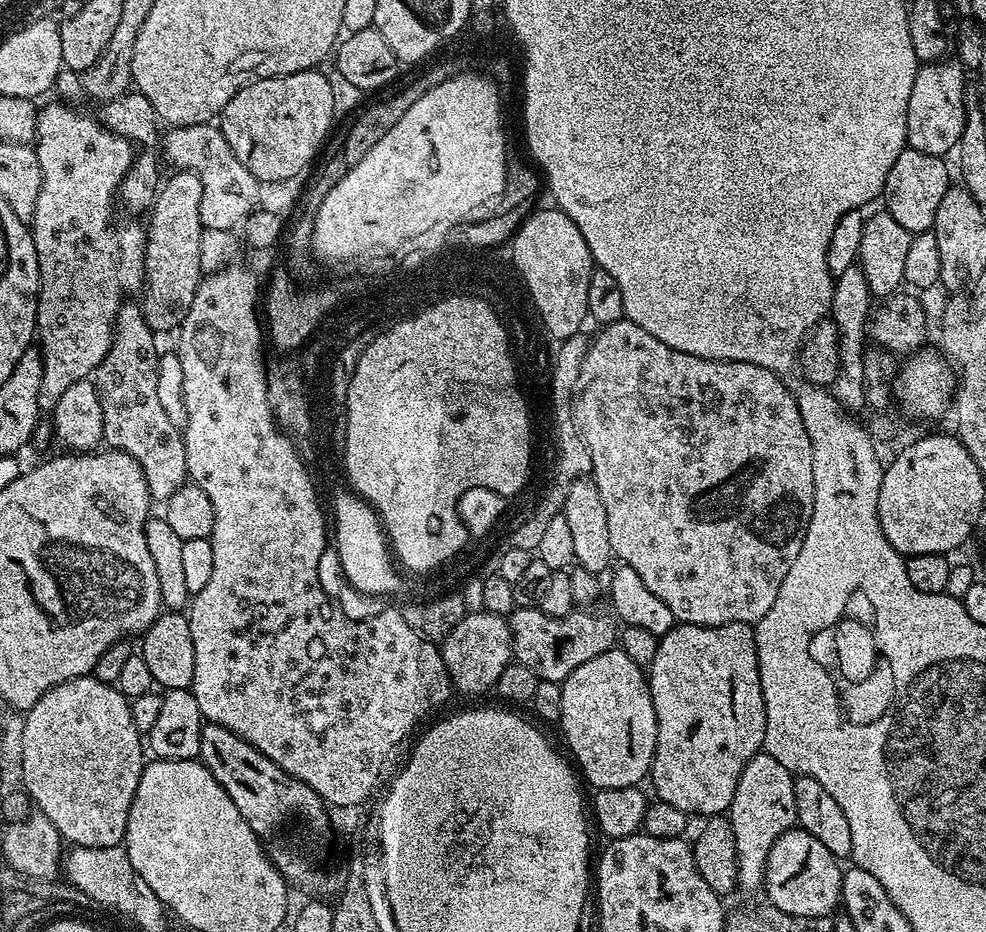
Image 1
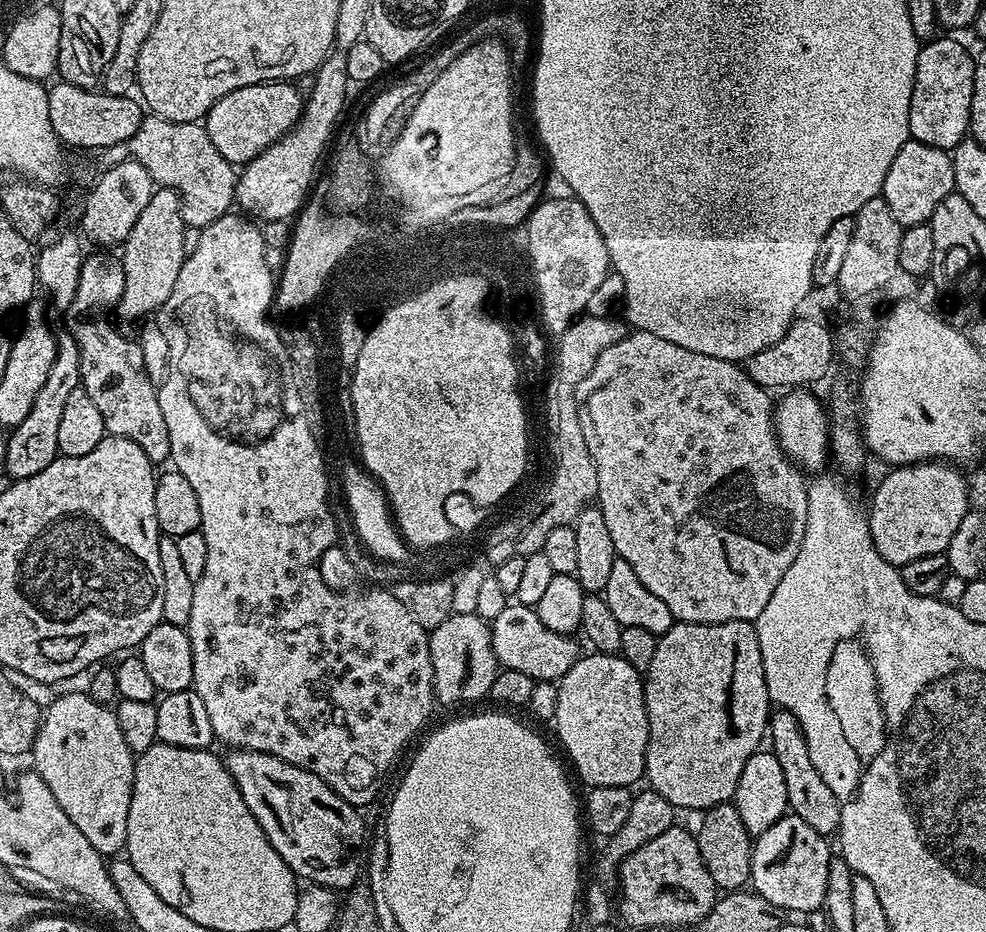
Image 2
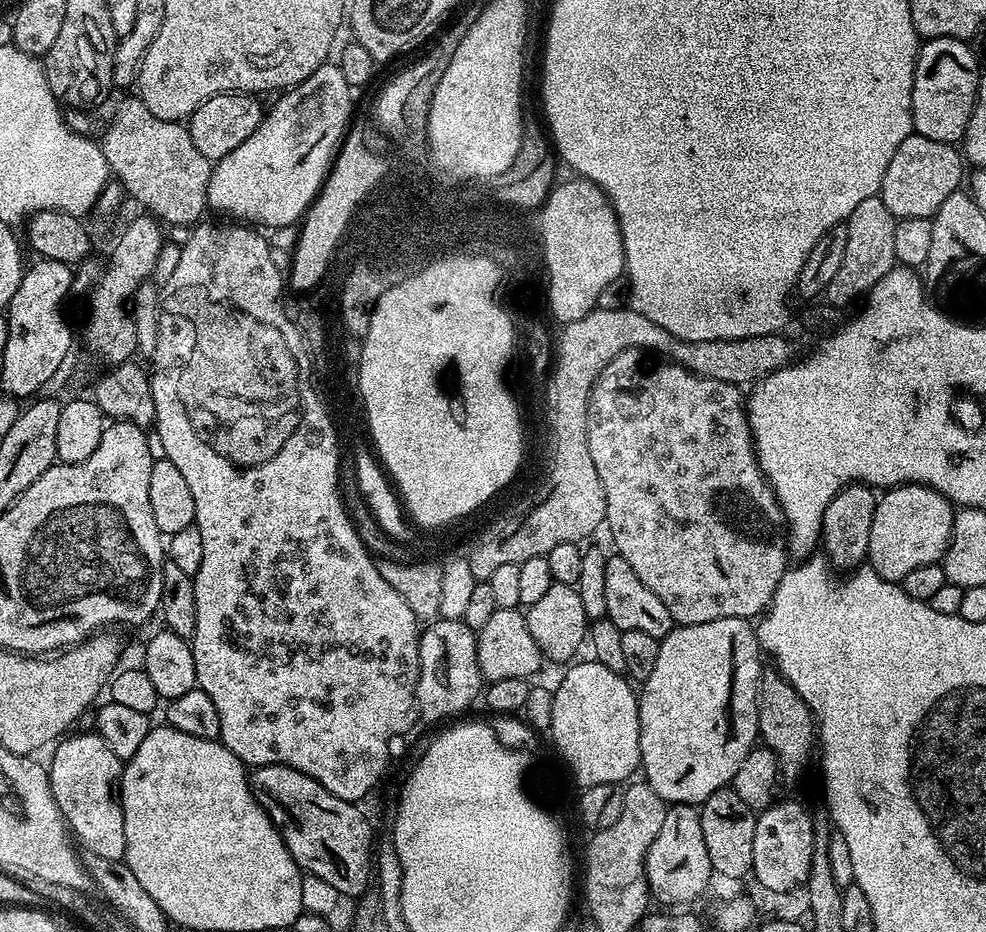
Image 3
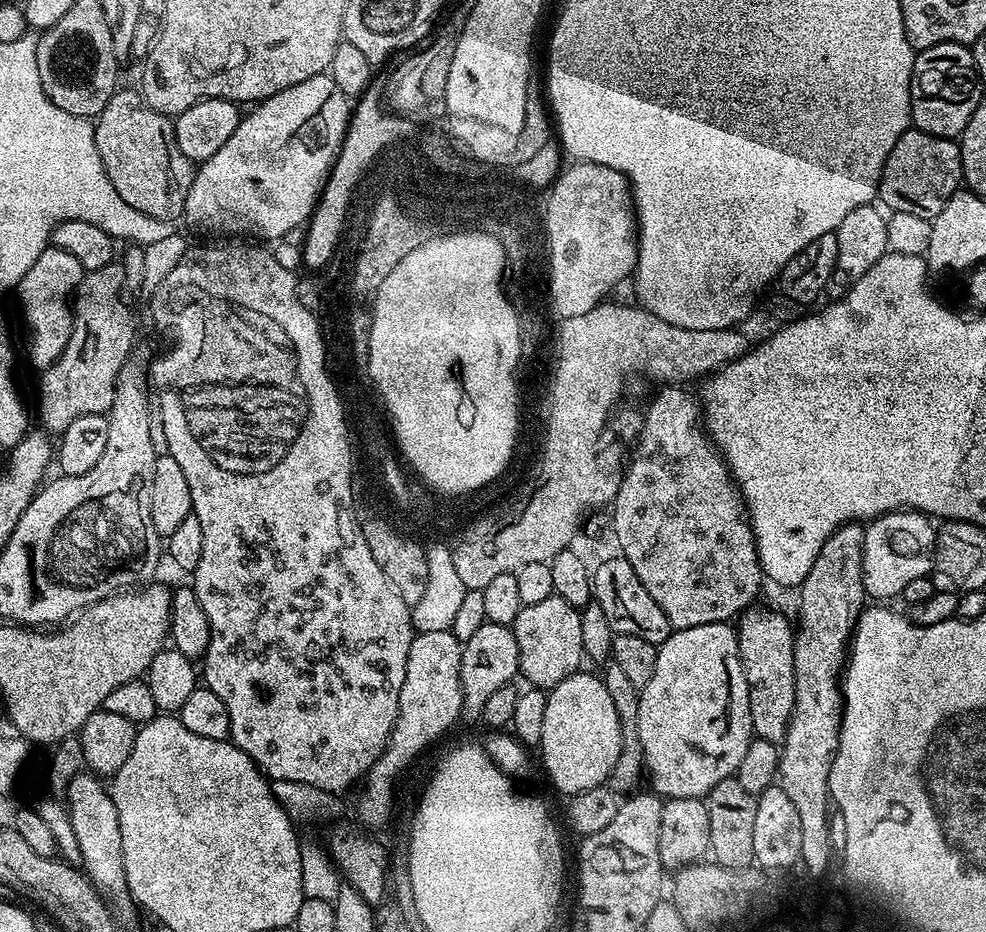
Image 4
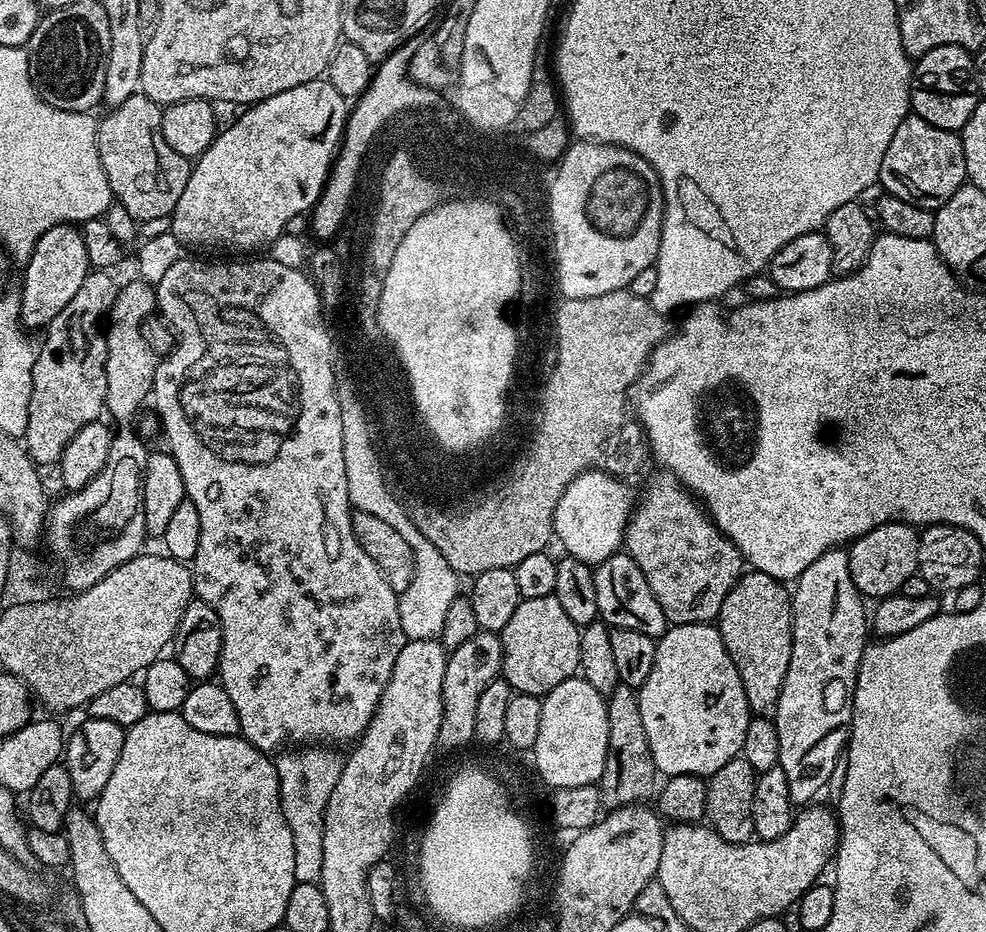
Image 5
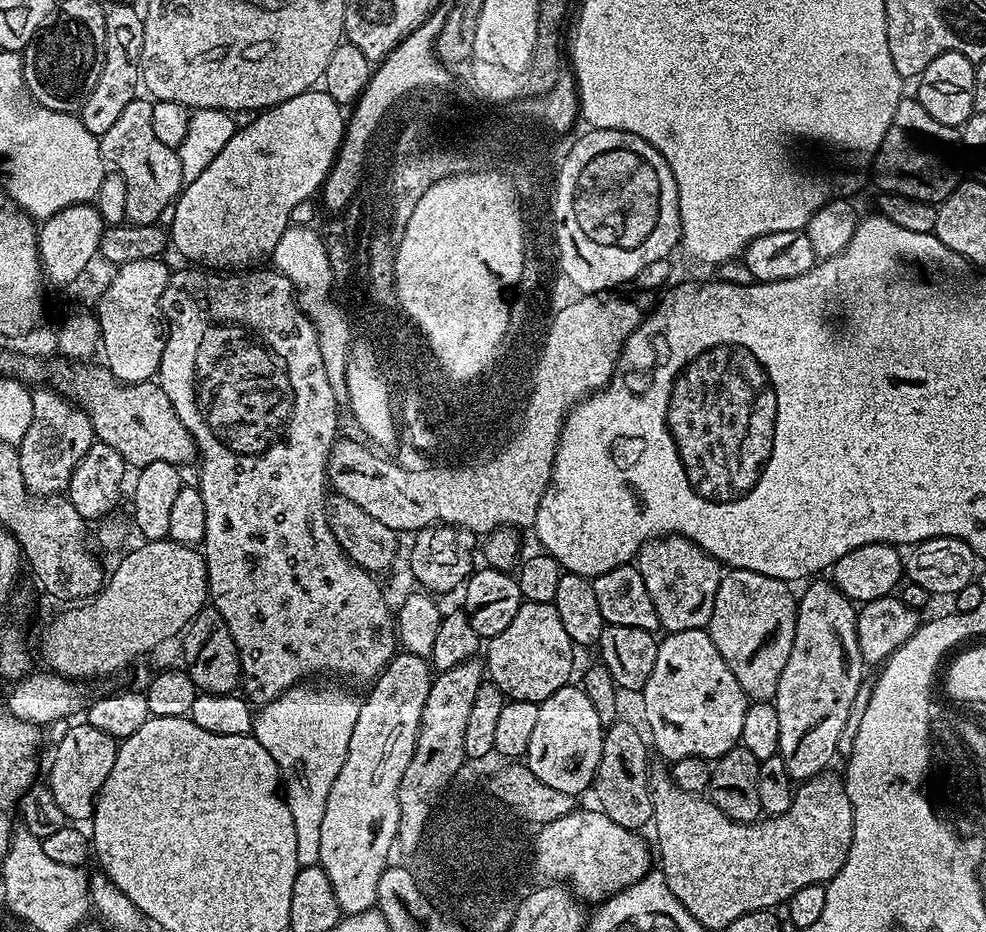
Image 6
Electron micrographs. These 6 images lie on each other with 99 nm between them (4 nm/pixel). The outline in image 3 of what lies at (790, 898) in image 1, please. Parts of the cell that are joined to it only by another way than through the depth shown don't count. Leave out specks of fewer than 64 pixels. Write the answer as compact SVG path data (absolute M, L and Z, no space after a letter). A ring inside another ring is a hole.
M780 800L757 815L754 830L754 862L751 875L769 892L795 893L808 883L814 854L813 817L796 800Z

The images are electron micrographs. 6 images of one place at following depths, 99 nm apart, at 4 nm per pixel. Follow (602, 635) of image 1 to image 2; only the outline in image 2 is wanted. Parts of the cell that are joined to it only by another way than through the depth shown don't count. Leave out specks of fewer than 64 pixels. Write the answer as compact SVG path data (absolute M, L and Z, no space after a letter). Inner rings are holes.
M510 602L506 610L498 614L498 618L490 621L490 627L497 665L501 669L522 670L522 674L531 680L559 682L582 652L565 633L550 630L550 626L542 626L542 618L538 618L536 609L527 608L525 604Z

